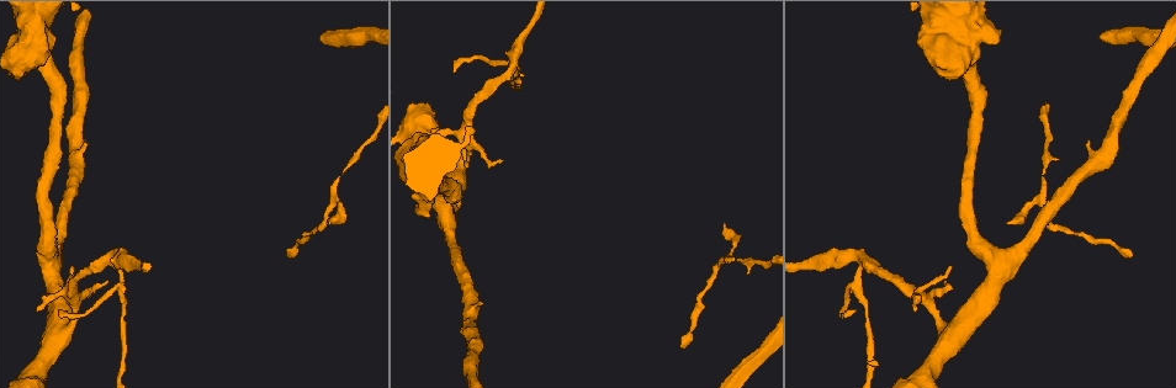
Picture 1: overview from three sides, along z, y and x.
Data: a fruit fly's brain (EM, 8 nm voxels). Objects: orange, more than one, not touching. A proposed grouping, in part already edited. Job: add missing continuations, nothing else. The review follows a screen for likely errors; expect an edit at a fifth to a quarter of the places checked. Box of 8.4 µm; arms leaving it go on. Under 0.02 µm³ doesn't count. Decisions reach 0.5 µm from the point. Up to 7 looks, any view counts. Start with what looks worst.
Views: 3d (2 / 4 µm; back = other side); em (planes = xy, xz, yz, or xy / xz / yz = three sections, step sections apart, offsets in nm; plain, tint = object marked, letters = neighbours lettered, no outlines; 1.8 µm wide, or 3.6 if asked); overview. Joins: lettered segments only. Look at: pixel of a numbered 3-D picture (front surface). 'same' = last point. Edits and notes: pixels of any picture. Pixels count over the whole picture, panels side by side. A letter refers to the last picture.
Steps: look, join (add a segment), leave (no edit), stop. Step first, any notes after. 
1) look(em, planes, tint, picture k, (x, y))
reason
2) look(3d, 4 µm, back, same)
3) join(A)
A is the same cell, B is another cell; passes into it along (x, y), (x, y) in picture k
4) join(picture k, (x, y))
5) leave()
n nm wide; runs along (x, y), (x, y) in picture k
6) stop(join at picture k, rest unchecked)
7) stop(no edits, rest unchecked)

look(3d, 2 µm, picture 1, (432, 130))
thin end

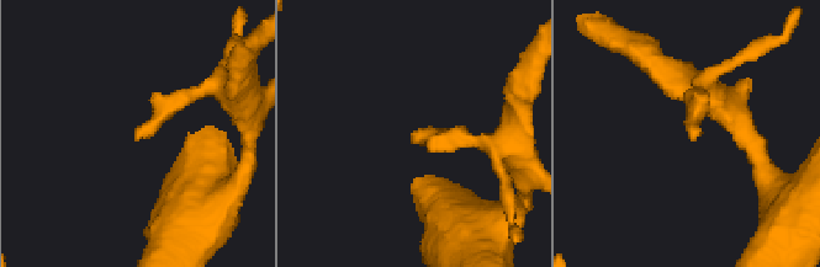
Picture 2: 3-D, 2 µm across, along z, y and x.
look(em, planes, letters, picture 2, (688, 135))

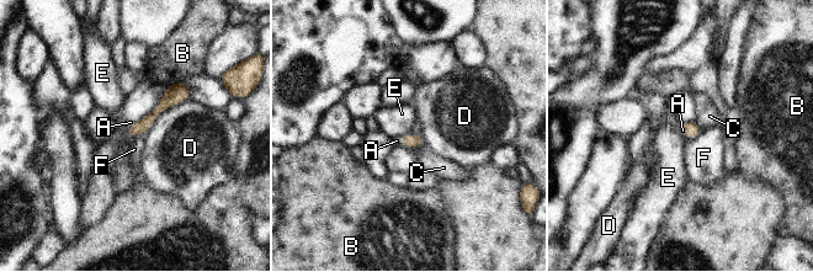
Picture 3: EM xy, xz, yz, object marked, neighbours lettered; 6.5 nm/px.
join(A)
D touches over 380 nm; A is the same cell, B, C, D, E and F are other cells; the neuron continues

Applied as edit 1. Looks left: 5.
look(overview)

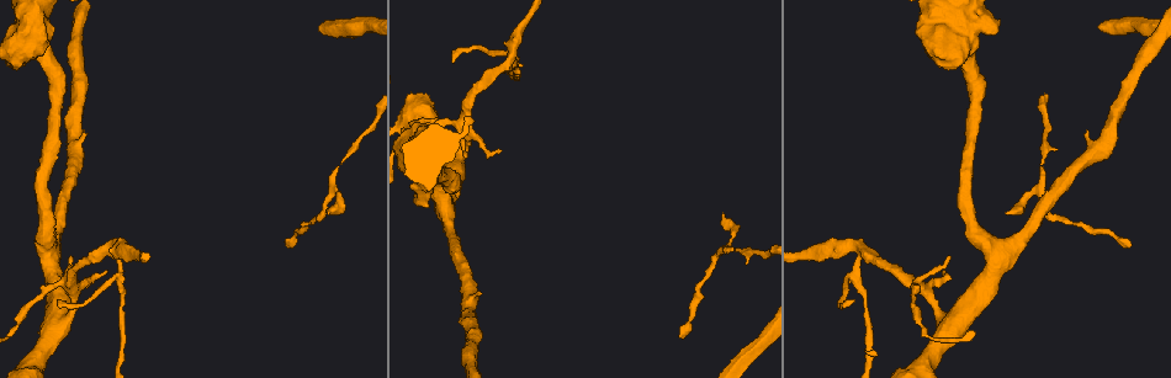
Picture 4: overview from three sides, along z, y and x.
look(em, yz, step 16, plain, picture 4, (285, 245))

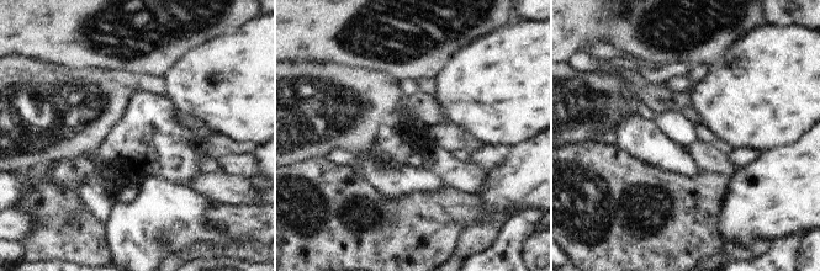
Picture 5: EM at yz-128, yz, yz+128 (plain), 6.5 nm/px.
look(em, yz, step 16, tint, same)

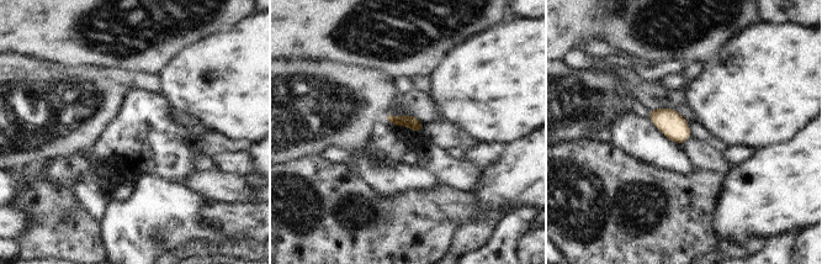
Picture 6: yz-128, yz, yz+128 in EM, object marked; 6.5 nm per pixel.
look(em, yz, step 16, letters, same)
see the neighbours

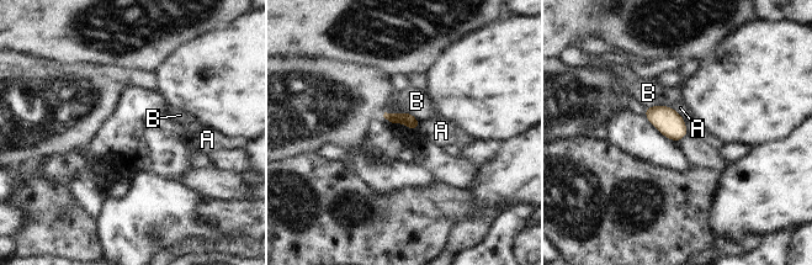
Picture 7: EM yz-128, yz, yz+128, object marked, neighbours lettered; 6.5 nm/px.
leave()
A and B are other cells; border along (672, 107), (683, 117) in picture 7; none of them fits

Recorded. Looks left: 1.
stop(join at picture 3, rest unchecked)

